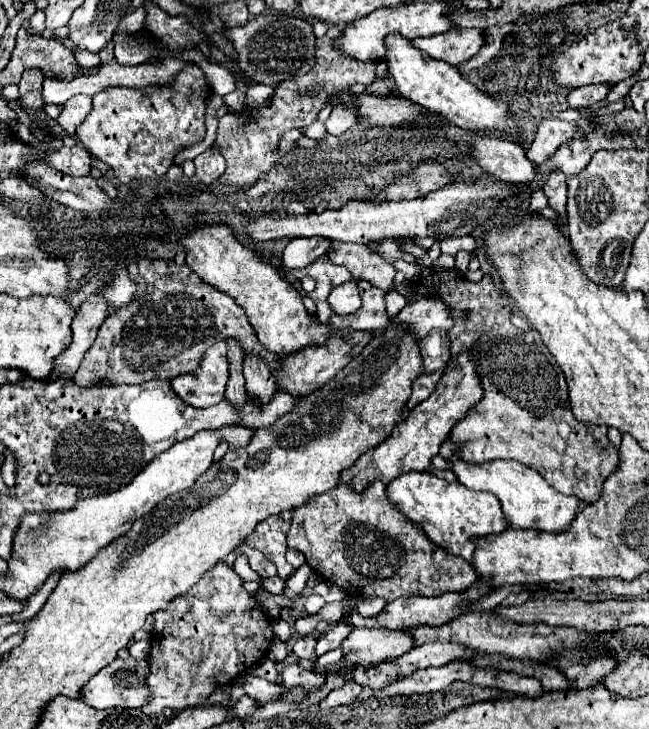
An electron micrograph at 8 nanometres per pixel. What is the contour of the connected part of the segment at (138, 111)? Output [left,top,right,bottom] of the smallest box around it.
[78,63,212,183]

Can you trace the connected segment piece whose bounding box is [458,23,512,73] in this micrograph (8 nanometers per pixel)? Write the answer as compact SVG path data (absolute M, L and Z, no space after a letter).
M512 23L484 29L484 45L482 45L482 49L480 49L472 59L468 59L466 63L458 65L458 71L460 71L460 73L468 73L468 71L478 69L478 67L482 67L484 63L488 63L488 61L500 51L502 41L504 41L504 37L508 35L510 27L512 27Z

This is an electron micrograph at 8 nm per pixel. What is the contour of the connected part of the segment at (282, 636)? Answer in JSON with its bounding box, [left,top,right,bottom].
[272,619,292,641]

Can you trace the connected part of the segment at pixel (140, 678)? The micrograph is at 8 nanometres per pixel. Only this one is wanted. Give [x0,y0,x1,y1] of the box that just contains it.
[84,659,152,709]

